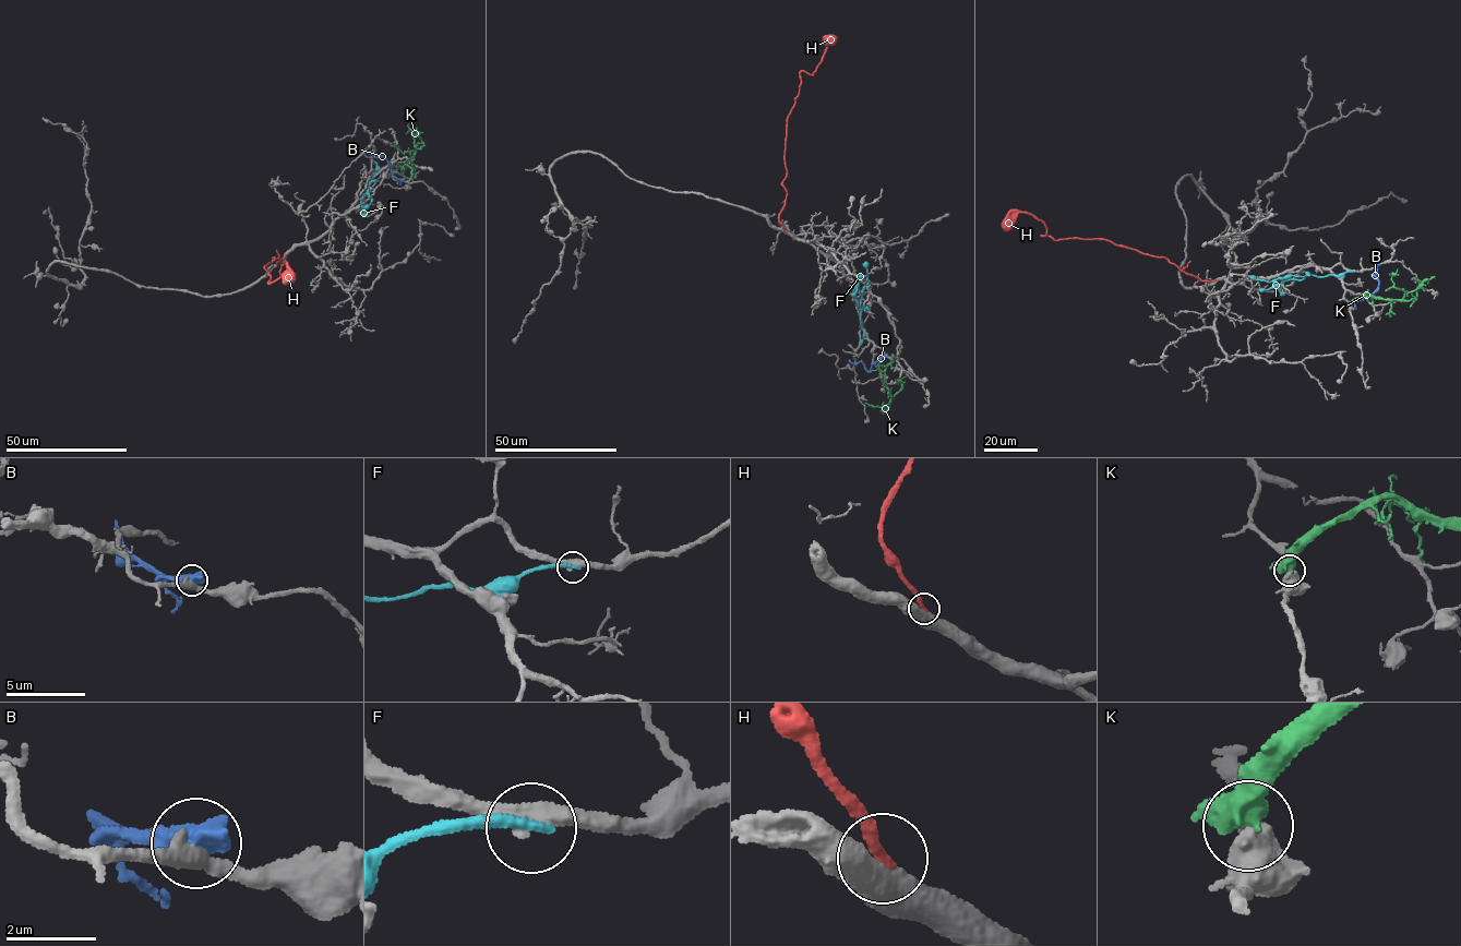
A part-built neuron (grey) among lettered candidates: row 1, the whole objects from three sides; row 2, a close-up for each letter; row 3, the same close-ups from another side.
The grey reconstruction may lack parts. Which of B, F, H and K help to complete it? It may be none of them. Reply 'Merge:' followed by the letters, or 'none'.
Merge: H

